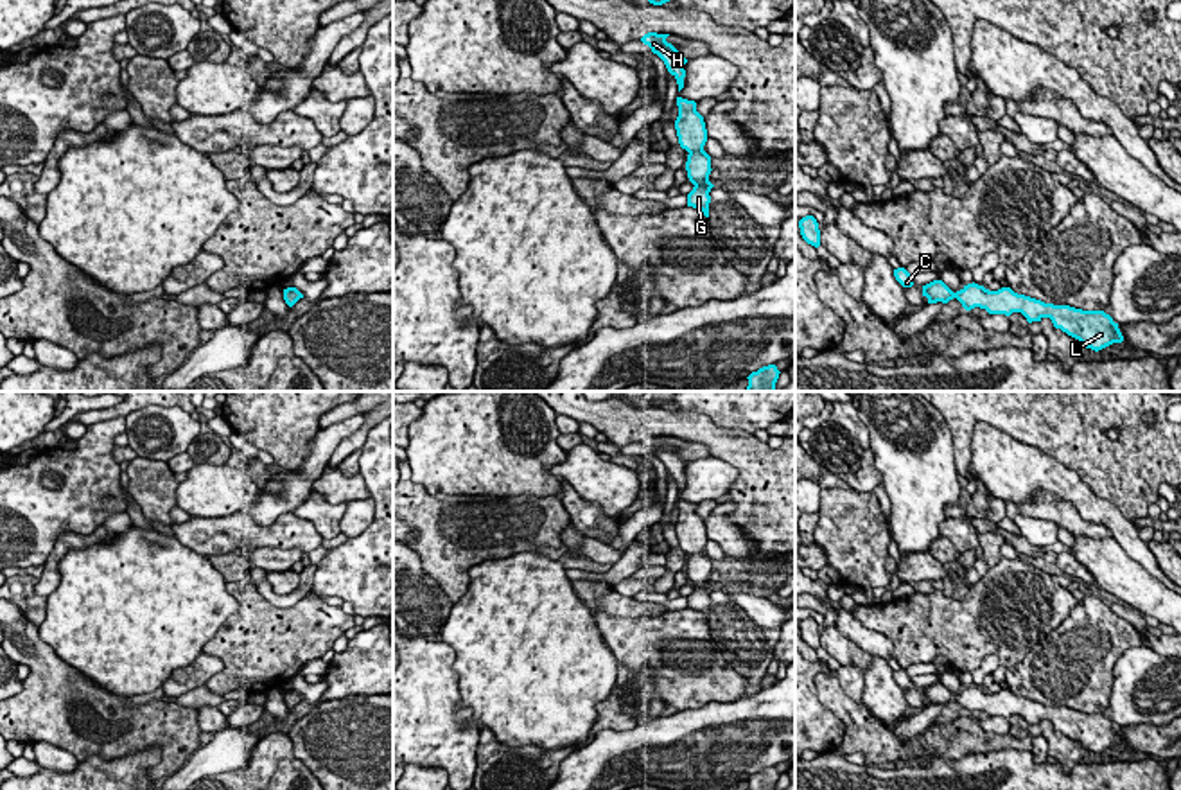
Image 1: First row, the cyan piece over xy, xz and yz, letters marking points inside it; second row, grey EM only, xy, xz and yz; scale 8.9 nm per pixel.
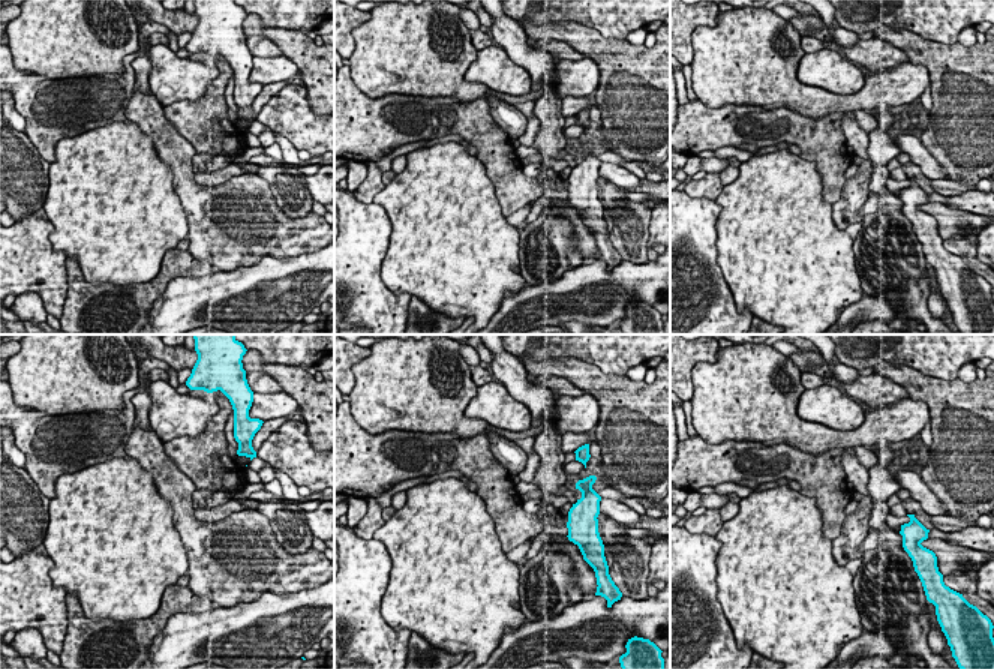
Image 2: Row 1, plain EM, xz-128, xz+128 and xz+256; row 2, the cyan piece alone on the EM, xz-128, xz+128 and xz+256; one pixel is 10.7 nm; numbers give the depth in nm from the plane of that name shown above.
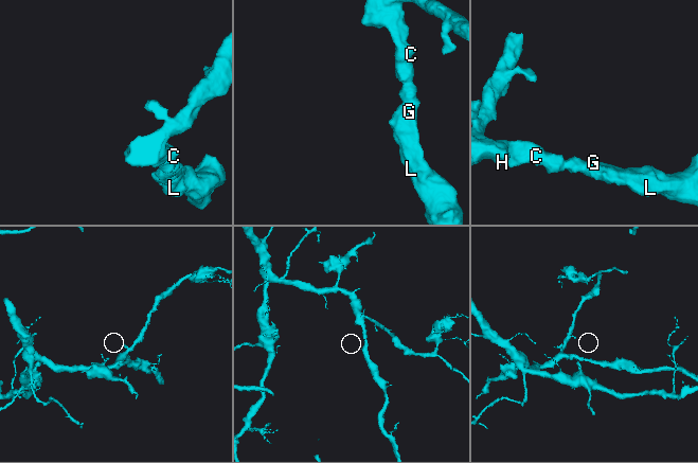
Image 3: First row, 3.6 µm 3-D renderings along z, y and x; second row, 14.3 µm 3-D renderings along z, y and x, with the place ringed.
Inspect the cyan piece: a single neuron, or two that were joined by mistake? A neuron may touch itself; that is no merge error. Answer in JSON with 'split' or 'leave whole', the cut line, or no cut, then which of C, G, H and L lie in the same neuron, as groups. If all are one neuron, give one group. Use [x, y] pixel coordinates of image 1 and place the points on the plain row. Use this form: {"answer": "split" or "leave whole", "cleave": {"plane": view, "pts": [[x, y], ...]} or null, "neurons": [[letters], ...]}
{"answer": "leave whole", "cleave": null, "neurons": [["C", "G", "H", "L"]]}

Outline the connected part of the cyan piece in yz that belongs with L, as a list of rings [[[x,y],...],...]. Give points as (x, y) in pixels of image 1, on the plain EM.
[[[933,682],[923,688],[923,698],[928,700],[928,706],[948,706],[957,700],[966,713],[980,709],[989,716],[1005,718],[1021,715],[1028,725],[1050,720],[1055,731],[1061,731],[1095,754],[1124,743],[1118,725],[1115,725],[1104,713],[1082,713],[1070,707],[1045,706],[1041,702],[1018,697],[1010,689],[989,693],[973,684],[953,695],[942,682]]]

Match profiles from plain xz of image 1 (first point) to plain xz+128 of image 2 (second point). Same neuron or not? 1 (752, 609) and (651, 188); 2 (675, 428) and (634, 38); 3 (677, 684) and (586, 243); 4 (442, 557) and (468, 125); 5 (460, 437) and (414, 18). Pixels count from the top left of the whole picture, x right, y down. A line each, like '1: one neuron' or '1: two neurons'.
1: two neurons
2: two neurons
3: one neuron
4: one neuron
5: one neuron

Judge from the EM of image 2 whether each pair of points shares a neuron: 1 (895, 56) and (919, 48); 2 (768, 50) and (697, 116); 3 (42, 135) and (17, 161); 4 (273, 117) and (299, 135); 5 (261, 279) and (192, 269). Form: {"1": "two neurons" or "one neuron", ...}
{"1": "two neurons", "2": "two neurons", "3": "two neurons", "4": "one neuron", "5": "two neurons"}

